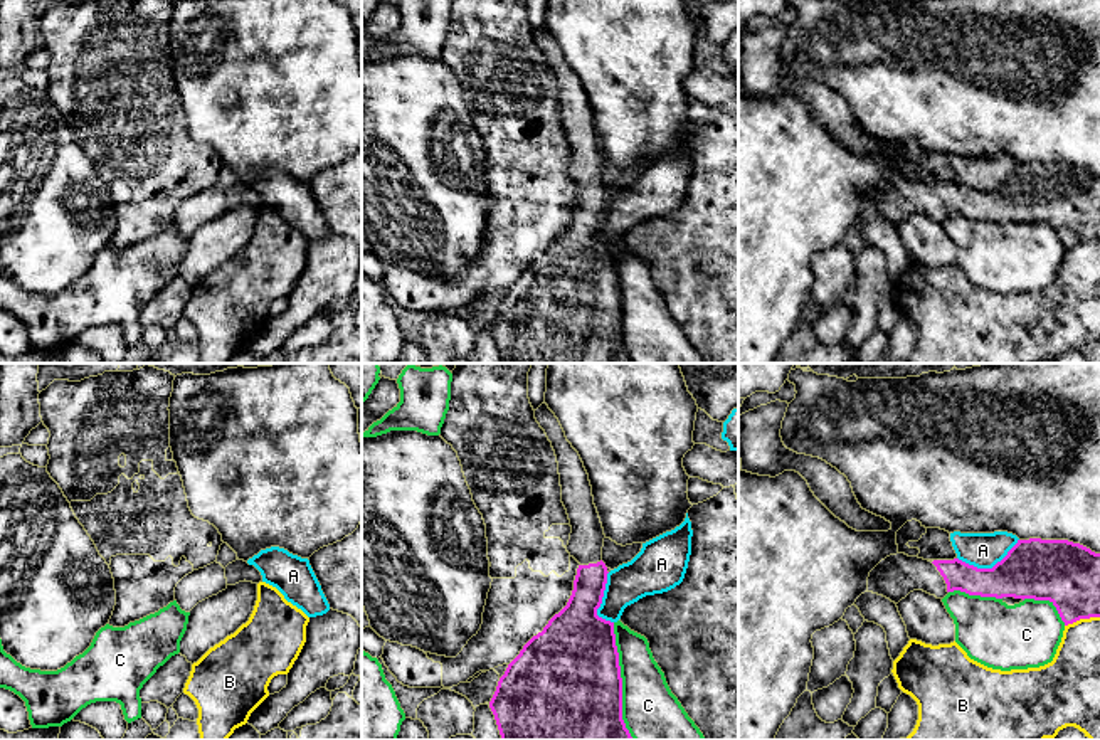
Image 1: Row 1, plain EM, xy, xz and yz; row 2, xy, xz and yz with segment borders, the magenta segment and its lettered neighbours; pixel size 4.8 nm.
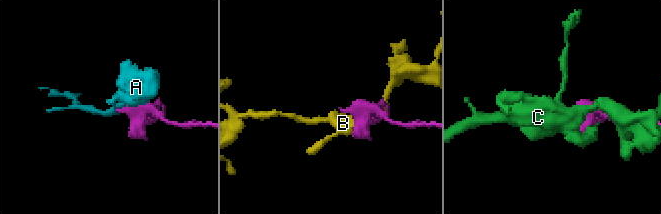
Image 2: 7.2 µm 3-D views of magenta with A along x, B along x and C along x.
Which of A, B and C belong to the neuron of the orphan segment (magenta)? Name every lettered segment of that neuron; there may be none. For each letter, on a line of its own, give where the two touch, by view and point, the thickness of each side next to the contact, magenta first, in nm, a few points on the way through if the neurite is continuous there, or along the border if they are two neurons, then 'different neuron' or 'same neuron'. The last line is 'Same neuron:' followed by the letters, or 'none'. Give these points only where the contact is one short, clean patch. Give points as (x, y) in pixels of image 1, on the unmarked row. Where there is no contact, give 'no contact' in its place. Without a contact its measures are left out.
A: yz (989, 192) | 280/170 nm | different neuron
B: yz (1082, 241) | 300/240 nm | different neuron
C: xz (621, 305) | 500/280 nm | different neuron
Same neuron: none

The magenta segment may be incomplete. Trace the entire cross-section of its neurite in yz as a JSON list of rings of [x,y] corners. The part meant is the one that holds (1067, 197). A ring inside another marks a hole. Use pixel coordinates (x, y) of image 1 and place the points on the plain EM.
[[[1018,163],[1007,178],[992,192],[977,192],[959,182],[923,183],[905,177],[881,183],[868,200],[868,215],[883,219],[898,227],[913,214],[923,214],[937,222],[960,214],[981,220],[1014,220],[1050,224],[1065,249],[1080,242],[1100,240],[1100,177],[1068,163]]]

